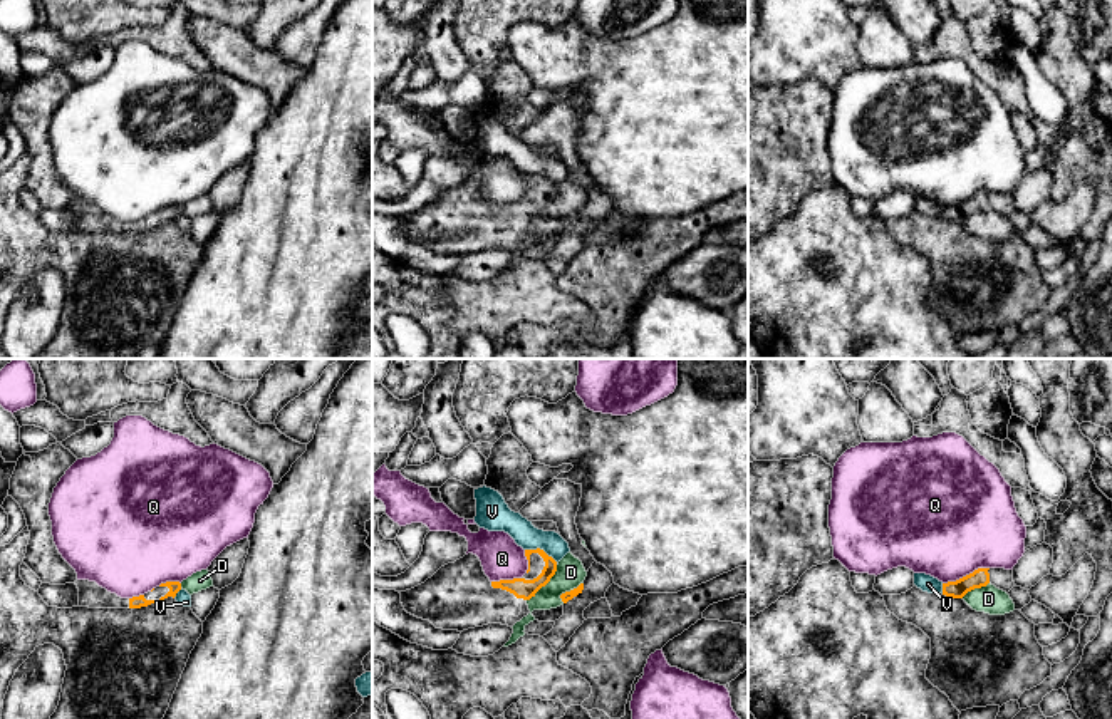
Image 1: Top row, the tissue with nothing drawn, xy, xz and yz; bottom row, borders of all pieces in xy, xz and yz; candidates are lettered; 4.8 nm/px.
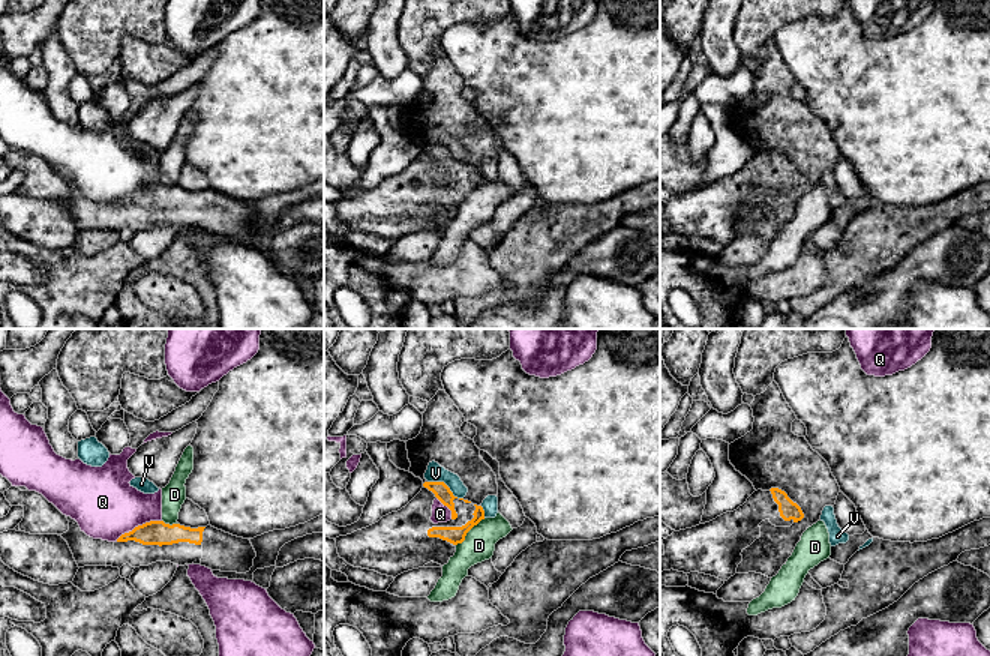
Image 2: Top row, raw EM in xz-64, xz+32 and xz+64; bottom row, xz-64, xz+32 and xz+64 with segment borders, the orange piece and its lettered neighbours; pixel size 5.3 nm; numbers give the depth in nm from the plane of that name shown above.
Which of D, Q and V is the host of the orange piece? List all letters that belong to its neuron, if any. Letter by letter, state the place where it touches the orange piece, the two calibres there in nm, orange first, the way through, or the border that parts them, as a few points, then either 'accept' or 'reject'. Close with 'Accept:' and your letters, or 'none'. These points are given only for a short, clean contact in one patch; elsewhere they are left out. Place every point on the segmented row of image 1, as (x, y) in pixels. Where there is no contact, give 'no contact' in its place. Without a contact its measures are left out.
D: xz (545, 584) | 100/140 nm | along xz (557, 565), (552, 577), (527, 600) | reject
Q: yz (966, 575) | 90/480 nm | reject
V: xz (542, 550) | 100/120 nm | along xz (525, 548), (542, 548), (557, 563) | reject
Accept: none

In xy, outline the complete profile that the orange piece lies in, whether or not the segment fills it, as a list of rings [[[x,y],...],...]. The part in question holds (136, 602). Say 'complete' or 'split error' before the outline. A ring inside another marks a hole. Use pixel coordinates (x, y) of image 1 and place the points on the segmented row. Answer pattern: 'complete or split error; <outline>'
split error; [[[77,580],[75,585],[79,588],[79,607],[89,608],[141,608],[168,597],[174,598],[181,590],[179,582],[166,582],[144,595],[121,598],[116,593],[111,593],[106,588],[99,587],[96,582]]]

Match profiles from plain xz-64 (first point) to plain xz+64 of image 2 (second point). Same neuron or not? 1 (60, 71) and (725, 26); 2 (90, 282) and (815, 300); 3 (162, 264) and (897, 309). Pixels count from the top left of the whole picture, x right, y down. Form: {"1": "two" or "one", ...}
{"1": "one", "2": "two", "3": "two"}

